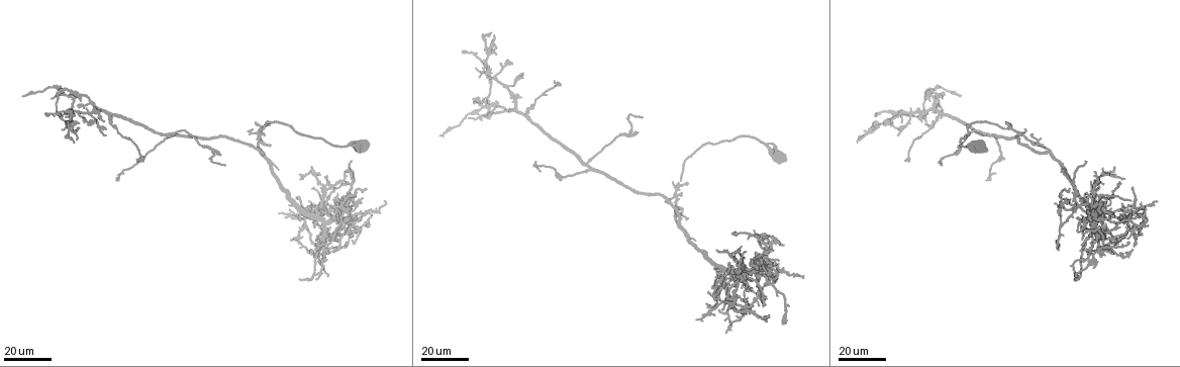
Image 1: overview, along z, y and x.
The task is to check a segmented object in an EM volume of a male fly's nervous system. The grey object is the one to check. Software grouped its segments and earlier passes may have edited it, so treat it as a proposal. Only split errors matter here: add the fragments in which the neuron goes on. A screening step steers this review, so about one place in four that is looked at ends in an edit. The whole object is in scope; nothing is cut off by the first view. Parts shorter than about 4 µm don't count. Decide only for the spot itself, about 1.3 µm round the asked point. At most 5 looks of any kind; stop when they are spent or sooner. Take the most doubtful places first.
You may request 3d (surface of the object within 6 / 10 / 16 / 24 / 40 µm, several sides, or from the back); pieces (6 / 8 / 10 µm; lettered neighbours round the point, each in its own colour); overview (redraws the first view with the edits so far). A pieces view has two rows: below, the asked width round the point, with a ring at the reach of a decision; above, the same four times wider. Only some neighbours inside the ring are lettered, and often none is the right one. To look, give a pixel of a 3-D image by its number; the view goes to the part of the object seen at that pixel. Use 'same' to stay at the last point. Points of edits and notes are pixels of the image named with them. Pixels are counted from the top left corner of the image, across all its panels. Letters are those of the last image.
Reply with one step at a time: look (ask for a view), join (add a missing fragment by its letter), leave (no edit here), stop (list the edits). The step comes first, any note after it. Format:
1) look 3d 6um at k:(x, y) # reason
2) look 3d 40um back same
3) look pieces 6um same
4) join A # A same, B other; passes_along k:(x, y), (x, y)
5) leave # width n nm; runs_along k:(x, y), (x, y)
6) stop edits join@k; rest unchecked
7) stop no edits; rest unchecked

look 3d 24um at 1:(313, 224) # an open end

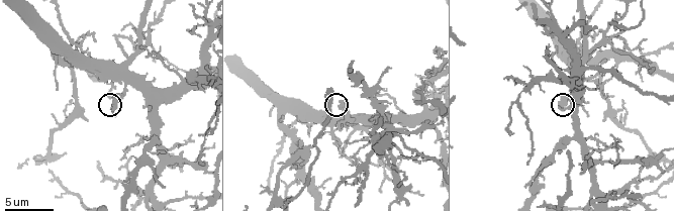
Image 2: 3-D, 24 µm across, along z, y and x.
look pieces 6um at 2:(116, 110) # see the neighbours

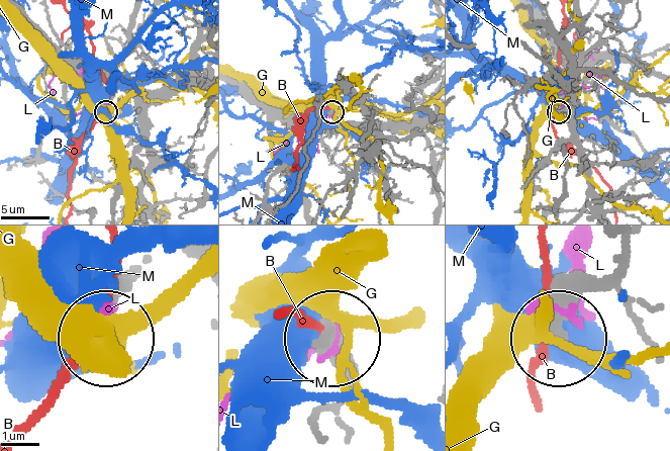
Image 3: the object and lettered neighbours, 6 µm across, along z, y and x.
leave # B other, G other, L other, M other; none of them fits

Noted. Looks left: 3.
look 3d 16um at 1:(105, 135) # an open end

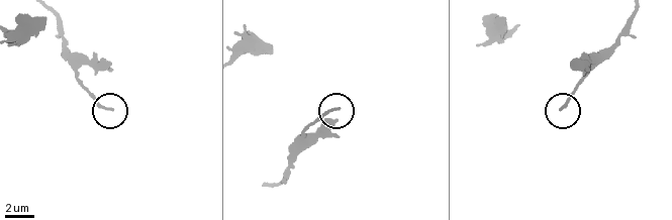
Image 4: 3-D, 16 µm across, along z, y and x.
look pieces 10um at 4:(559, 109)

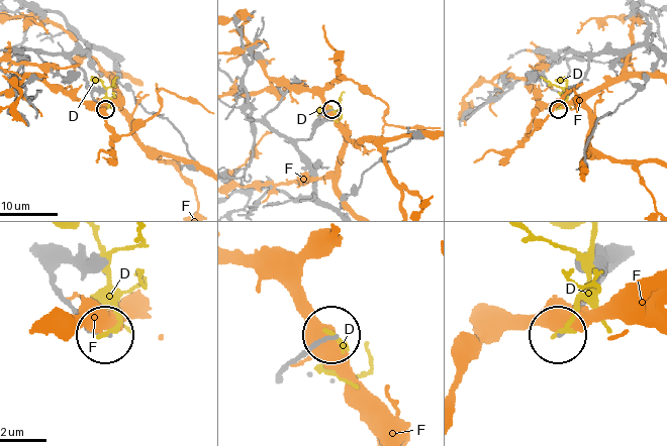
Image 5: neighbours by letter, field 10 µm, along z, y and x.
leave # D other, F other; runs_along 5:(279, 377), (327, 339); no lettered fragment goes on from it

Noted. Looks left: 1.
stop no edits; rest unchecked

